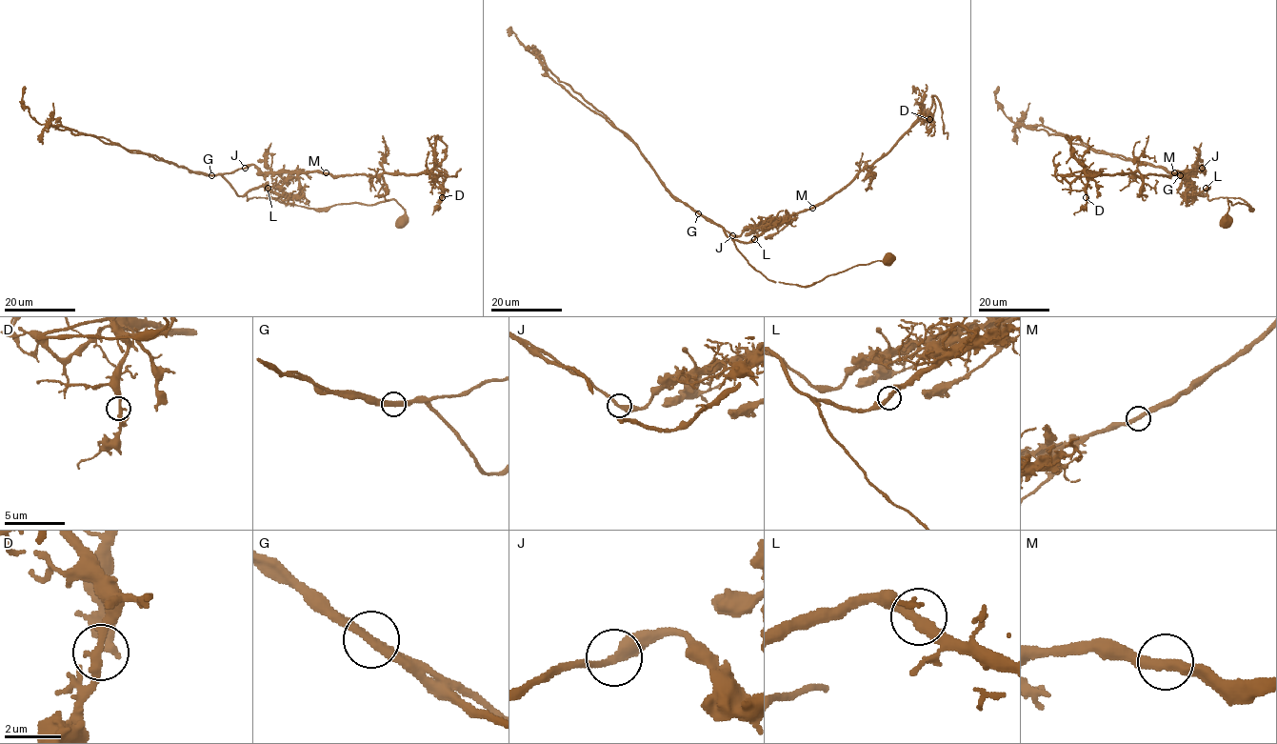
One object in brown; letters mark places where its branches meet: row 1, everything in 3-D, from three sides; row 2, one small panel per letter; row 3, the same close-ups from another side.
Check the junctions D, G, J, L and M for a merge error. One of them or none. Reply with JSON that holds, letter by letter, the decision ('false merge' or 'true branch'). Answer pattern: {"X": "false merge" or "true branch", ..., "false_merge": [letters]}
{"D": "true branch", "G": "false merge", "J": "true branch", "L": "true branch", "M": "true branch", "false_merge": ["G"]}

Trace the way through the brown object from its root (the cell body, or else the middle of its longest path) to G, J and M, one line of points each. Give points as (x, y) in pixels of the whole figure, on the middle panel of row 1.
G: (887, 257), (891, 261), (856, 265), (809, 286), (773, 282), (748, 263), (719, 225), (698, 212)
J: (887, 257), (891, 261), (856, 265), (812, 285), (799, 287), (768, 280), (709, 219), (732, 235)
M: (887, 257), (891, 261), (856, 265), (799, 287), (768, 280), (733, 241), (751, 242), (768, 223), (812, 208)

